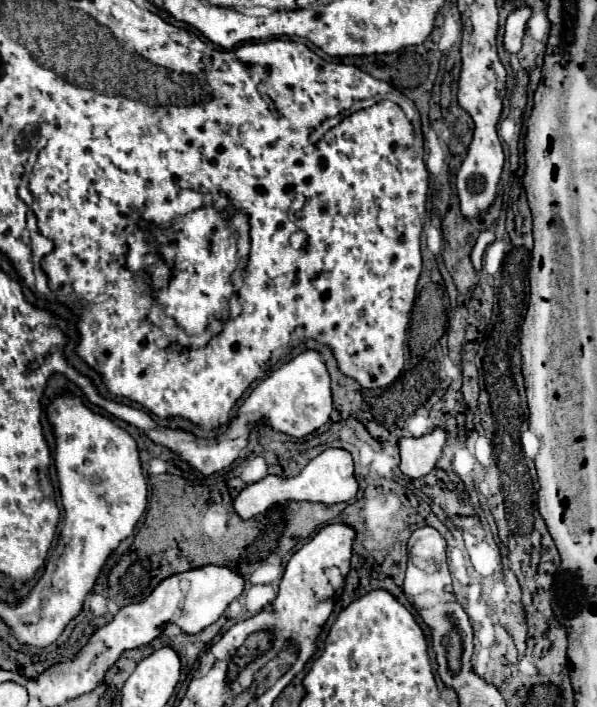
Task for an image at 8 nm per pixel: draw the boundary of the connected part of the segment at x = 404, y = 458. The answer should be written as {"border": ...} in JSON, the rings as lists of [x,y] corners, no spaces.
{"border":[[[435,428],[431,434],[421,438],[401,438],[399,440],[399,468],[409,478],[423,478],[433,468],[447,442],[447,432]]]}

